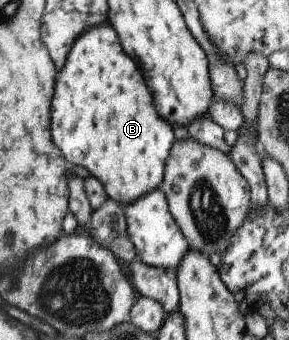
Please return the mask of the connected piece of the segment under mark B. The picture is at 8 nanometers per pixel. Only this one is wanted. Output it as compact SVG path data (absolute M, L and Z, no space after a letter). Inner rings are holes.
M109 23L89 28L70 49L65 67L58 72L51 104L51 136L61 148L67 164L79 164L89 171L105 190L108 199L121 206L133 204L141 196L160 189L166 161L176 142L174 128L155 108L136 62L124 52Z

